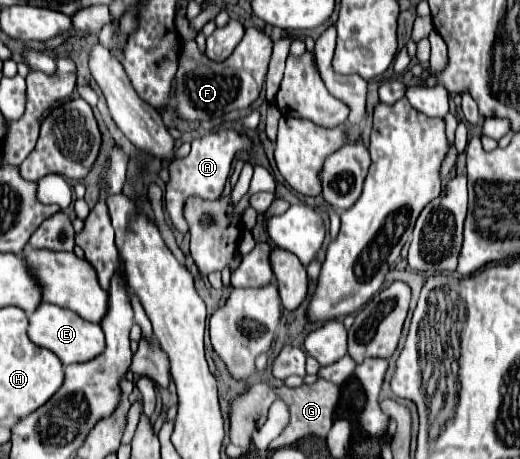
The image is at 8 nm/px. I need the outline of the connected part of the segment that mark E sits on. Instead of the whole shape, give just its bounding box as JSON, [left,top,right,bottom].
[28,302,104,366]

